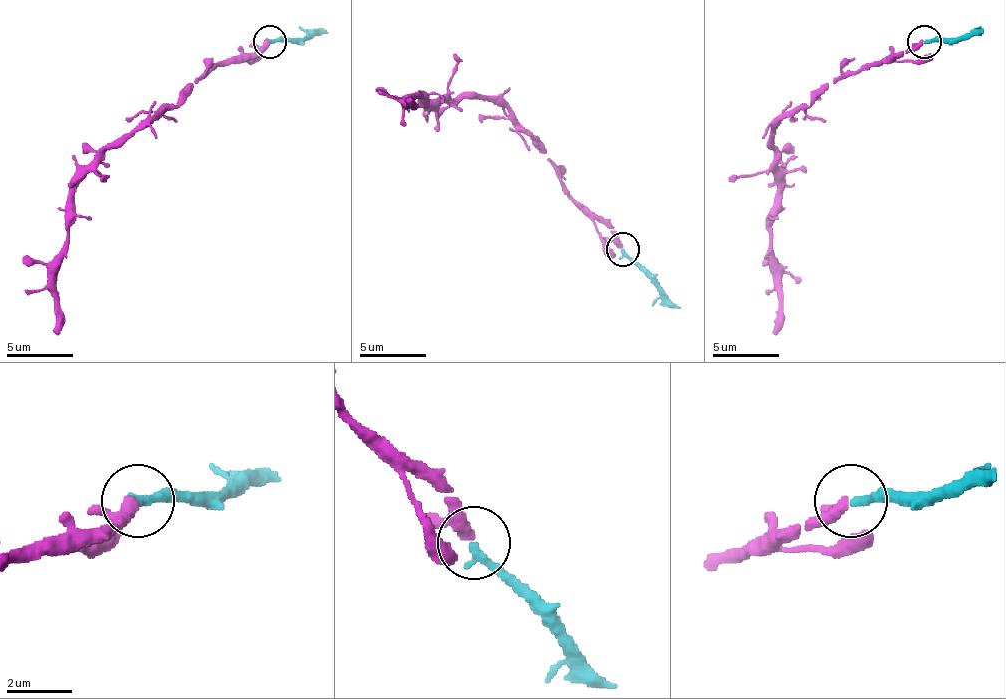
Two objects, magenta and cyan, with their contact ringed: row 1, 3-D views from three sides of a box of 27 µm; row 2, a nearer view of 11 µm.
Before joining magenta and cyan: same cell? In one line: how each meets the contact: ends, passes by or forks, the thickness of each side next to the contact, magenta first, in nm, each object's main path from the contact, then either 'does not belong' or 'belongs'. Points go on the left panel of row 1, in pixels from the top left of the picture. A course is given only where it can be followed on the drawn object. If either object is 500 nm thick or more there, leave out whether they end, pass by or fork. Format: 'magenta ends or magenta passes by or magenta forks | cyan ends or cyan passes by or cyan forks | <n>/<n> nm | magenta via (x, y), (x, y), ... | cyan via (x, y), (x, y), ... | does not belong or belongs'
magenta passes by | cyan ends | 260/280 nm | magenta via (268, 40), (252, 54), (222, 60), (148, 124), (125, 134), (72, 187), (68, 251), (55, 277), (58, 334) | cyan via (268, 40), (308, 40), (328, 34) | belongs

